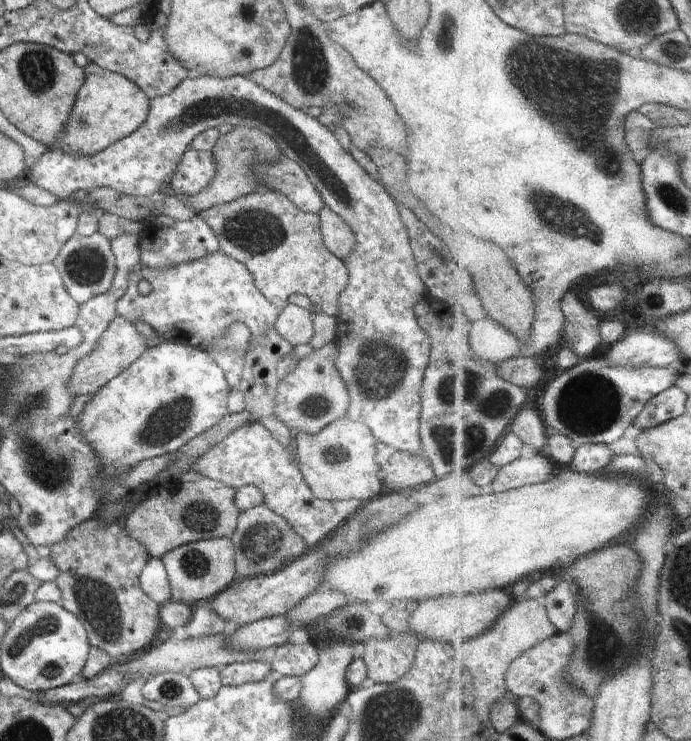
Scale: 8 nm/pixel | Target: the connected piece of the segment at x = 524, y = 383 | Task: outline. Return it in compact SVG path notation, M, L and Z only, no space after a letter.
M522 357L516 360L506 360L499 366L499 372L510 382L524 388L538 386L544 378L544 368L538 364L536 357Z

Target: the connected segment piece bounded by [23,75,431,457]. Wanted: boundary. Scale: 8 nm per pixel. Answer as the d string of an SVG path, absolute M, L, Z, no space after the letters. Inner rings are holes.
M235 75L227 78L208 78L208 76L204 76L204 78L198 78L198 80L185 79L183 82L180 82L179 86L170 90L170 92L165 96L158 96L157 98L148 100L148 117L146 118L146 121L127 138L122 138L119 142L112 144L112 146L108 146L106 150L96 152L96 154L92 154L92 156L86 156L86 154L82 154L82 156L74 154L74 156L72 156L72 154L64 154L64 152L60 152L58 148L48 148L47 151L42 154L42 158L40 158L40 160L38 160L32 168L27 169L26 177L23 179L23 182L34 184L34 186L38 186L38 188L42 188L42 190L46 190L46 192L54 194L54 196L58 199L69 198L71 194L78 192L78 190L86 190L87 193L90 193L96 188L112 188L114 192L124 194L124 196L136 196L142 198L157 197L157 194L160 192L160 188L162 188L162 186L166 187L167 185L170 185L170 180L172 180L173 175L175 174L178 162L180 162L182 154L190 148L192 140L194 140L198 134L208 131L210 128L218 128L221 125L229 125L233 128L247 125L251 128L258 128L265 134L268 134L274 142L276 142L276 145L280 148L283 155L290 158L290 161L296 162L296 164L304 170L308 181L312 184L312 186L314 186L314 188L316 188L318 194L320 194L323 205L328 206L328 209L332 210L336 216L340 216L340 218L346 222L348 228L354 232L356 246L354 246L352 254L350 254L350 256L343 261L348 272L348 284L346 284L344 290L340 292L340 298L338 298L340 302L340 314L335 317L337 322L335 343L336 346L338 346L336 370L338 370L338 374L340 374L342 382L346 384L346 390L348 390L348 396L350 398L346 418L350 421L362 422L365 426L368 426L368 428L370 428L372 433L376 436L376 439L379 442L381 441L384 442L384 444L389 445L391 450L408 452L408 454L414 454L418 457L422 456L423 446L421 445L419 437L419 416L421 413L420 388L422 388L422 376L424 374L424 370L426 370L428 360L430 360L430 358L428 358L428 354L430 354L431 344L430 338L426 336L426 332L418 326L413 308L414 305L427 294L427 287L417 273L416 261L411 252L410 240L406 231L406 226L402 223L402 218L400 218L400 214L397 209L398 204L396 204L389 194L385 192L385 189L381 186L381 184L378 184L376 180L372 180L372 178L370 178L370 176L362 170L362 166L360 166L360 164L358 164L358 162L356 162L356 160L354 160L354 158L352 158L352 156L350 156L350 154L342 148L340 142L338 142L334 134L332 134L328 128L320 124L317 119L308 116L305 111L299 110L294 106L290 106L290 104L288 102L284 102L278 94L272 94L272 92L269 92L266 88L258 86L254 80L249 79L246 75Z

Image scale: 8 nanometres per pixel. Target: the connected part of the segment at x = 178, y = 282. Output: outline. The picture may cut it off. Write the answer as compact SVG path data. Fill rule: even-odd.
M221 251L164 270L148 268L144 262L138 262L138 266L128 272L126 293L116 302L117 315L128 318L132 324L142 320L169 342L182 342L208 352L222 340L222 336L226 336L234 322L246 324L252 333L252 344L262 346L266 342L264 334L275 326L280 312L256 289L246 266ZM140 280L152 285L150 294L140 294Z

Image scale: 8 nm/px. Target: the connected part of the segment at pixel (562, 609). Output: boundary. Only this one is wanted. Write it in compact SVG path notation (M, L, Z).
M566 578L544 598L552 622L562 633L572 630L578 609L577 592L577 582Z

